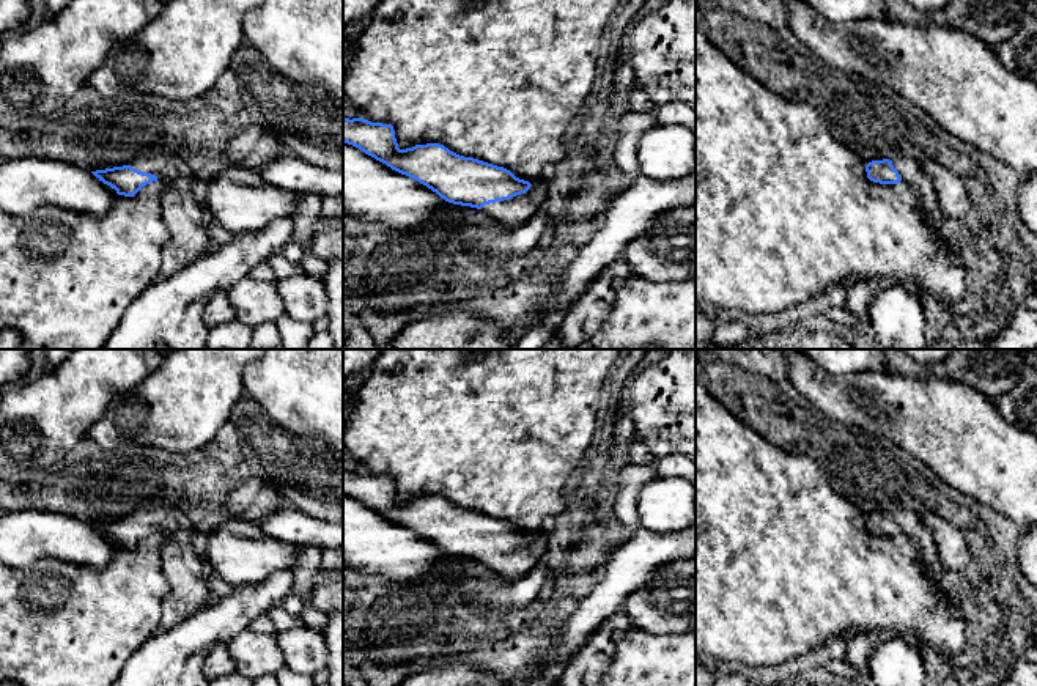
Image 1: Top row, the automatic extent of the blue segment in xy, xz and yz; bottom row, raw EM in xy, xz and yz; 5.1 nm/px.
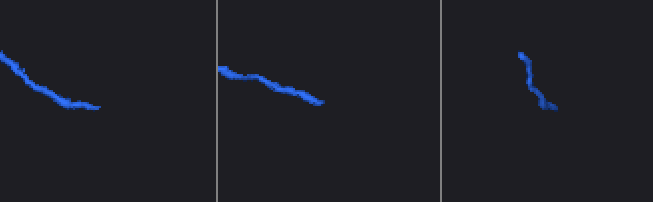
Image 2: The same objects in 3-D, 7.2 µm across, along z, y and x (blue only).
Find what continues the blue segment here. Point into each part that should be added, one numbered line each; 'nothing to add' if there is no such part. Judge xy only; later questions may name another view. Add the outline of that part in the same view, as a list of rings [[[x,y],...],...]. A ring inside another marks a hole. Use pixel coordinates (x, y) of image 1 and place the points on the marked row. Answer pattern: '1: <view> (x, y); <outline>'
1: xy (183, 214); [[[178,156],[138,159],[132,168],[162,183],[162,220],[170,231],[161,252],[161,277],[170,277],[216,249],[206,231],[208,214],[195,194],[197,175]]]

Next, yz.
1: yz (908, 167); [[[902,156],[892,160],[894,168],[899,172],[902,183],[908,184],[917,194],[917,209],[922,212],[924,220],[939,230],[947,223],[938,206],[935,187],[928,175],[921,168],[921,162],[911,156]]]

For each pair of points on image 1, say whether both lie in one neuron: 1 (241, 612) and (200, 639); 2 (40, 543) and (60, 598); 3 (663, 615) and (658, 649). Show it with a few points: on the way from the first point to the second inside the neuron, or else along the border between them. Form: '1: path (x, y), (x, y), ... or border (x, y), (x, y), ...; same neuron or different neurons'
1: path (232, 614), (210, 630); same neuron
2: border (82, 565), (40, 559), (16, 568); different neurons
3: border (634, 626), (644, 631), (679, 634); different neurons

